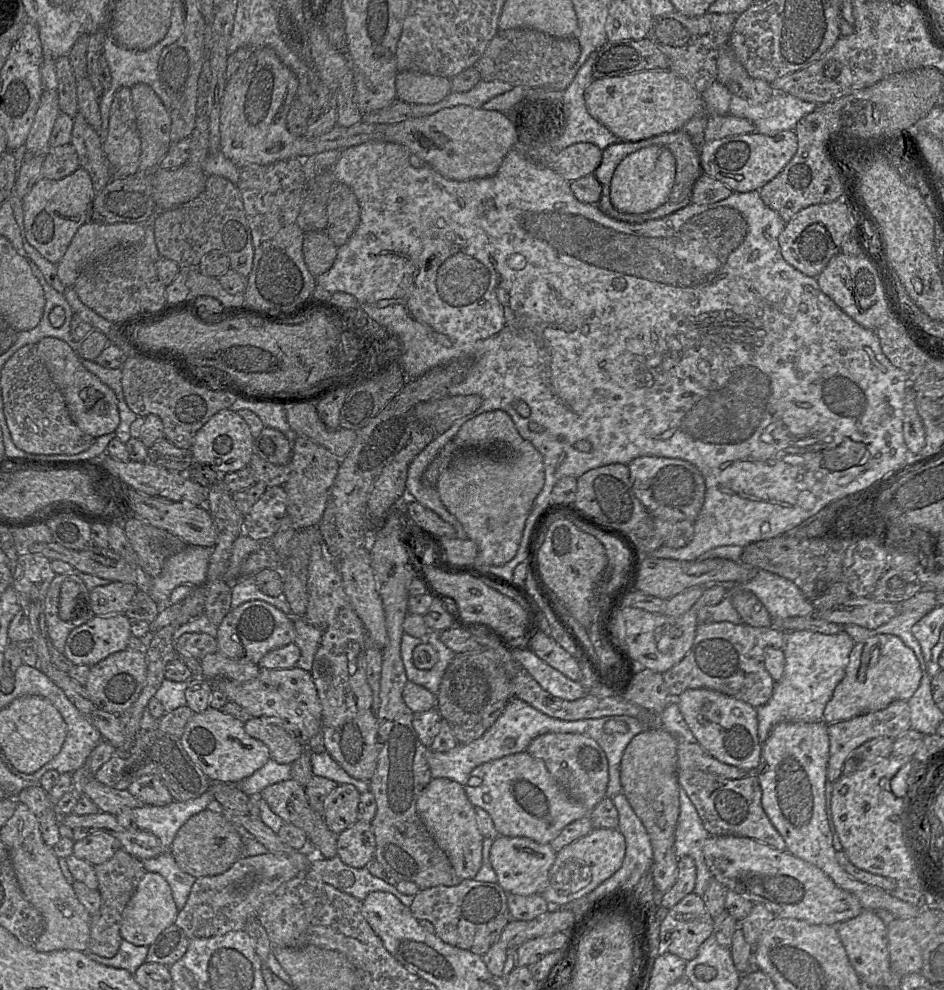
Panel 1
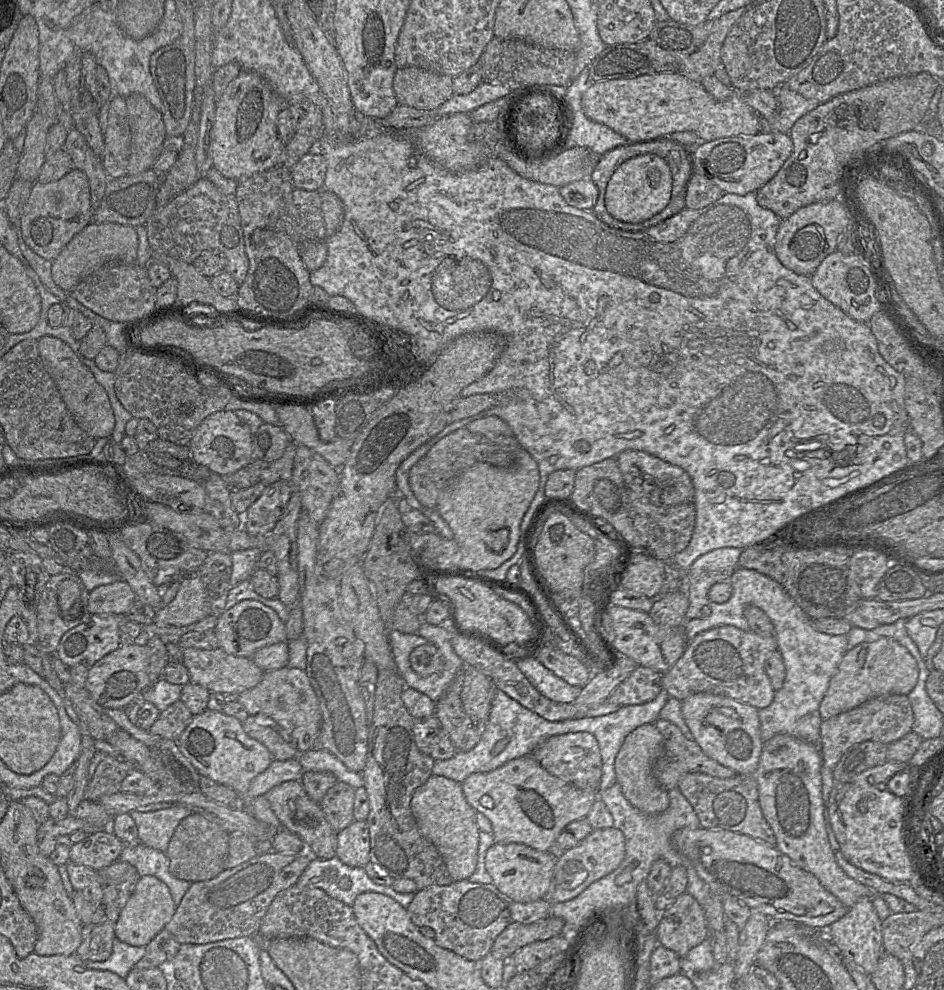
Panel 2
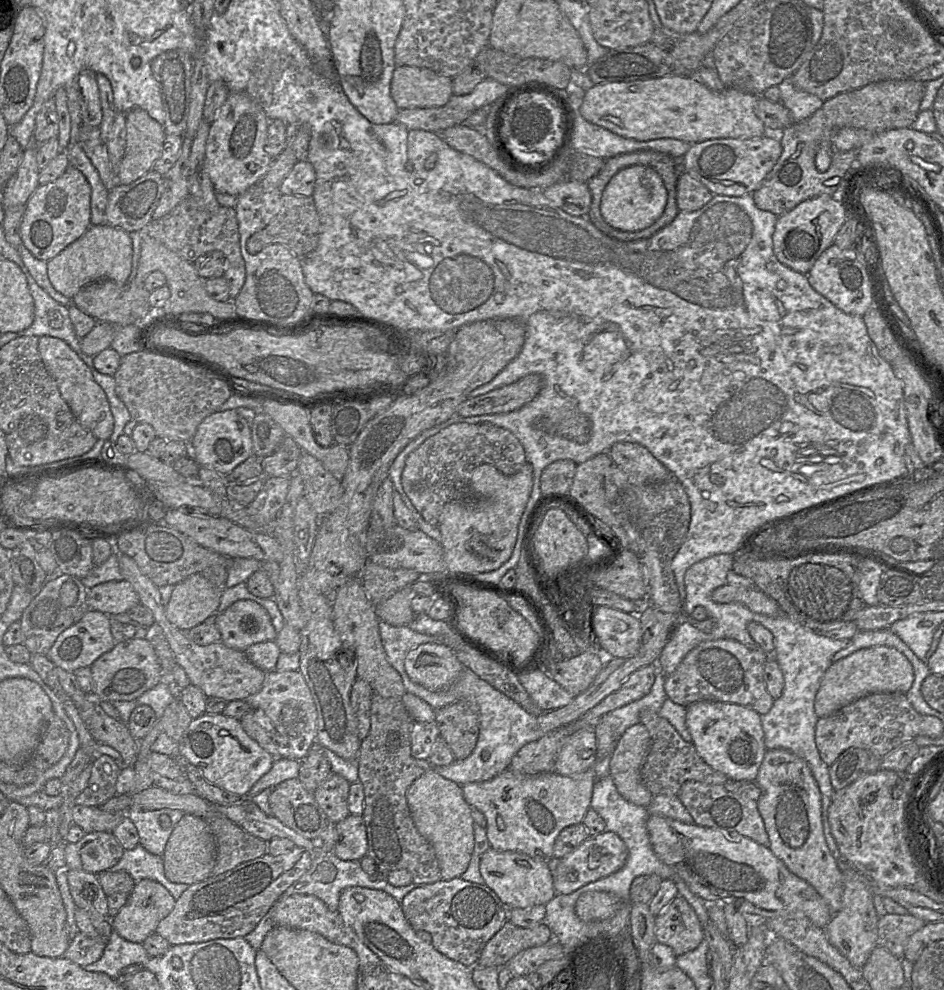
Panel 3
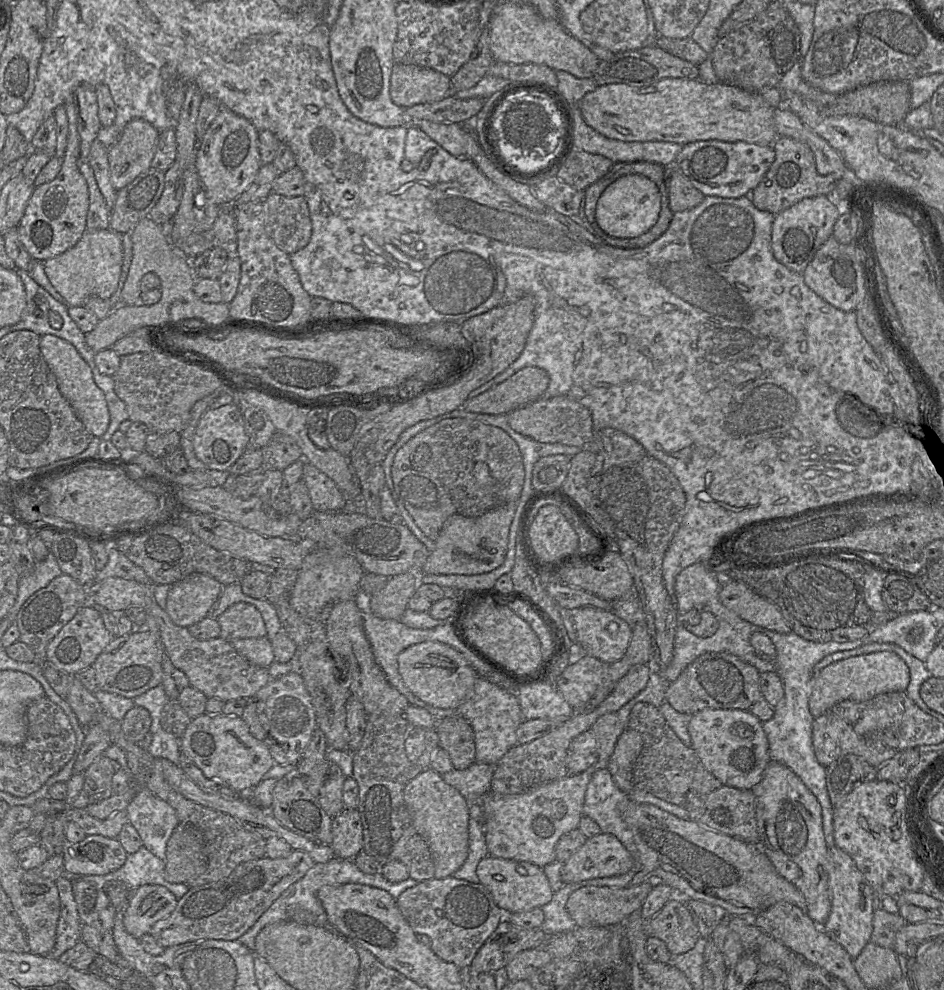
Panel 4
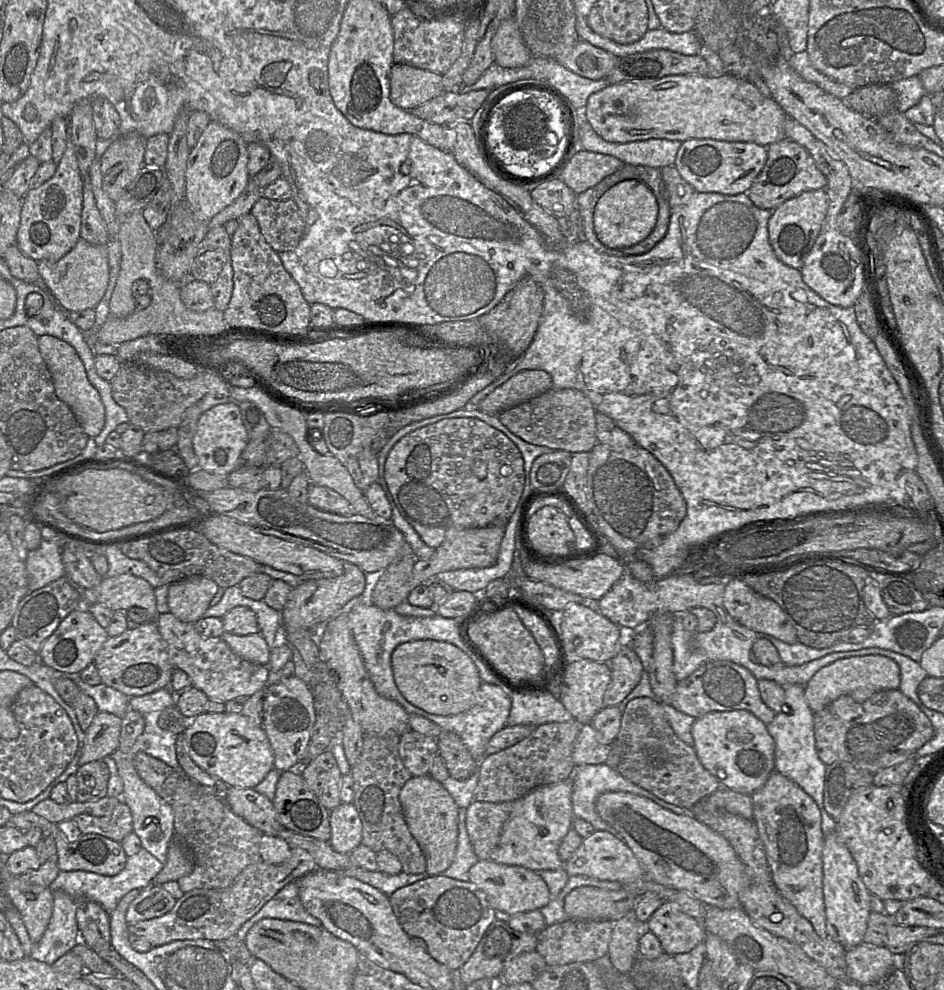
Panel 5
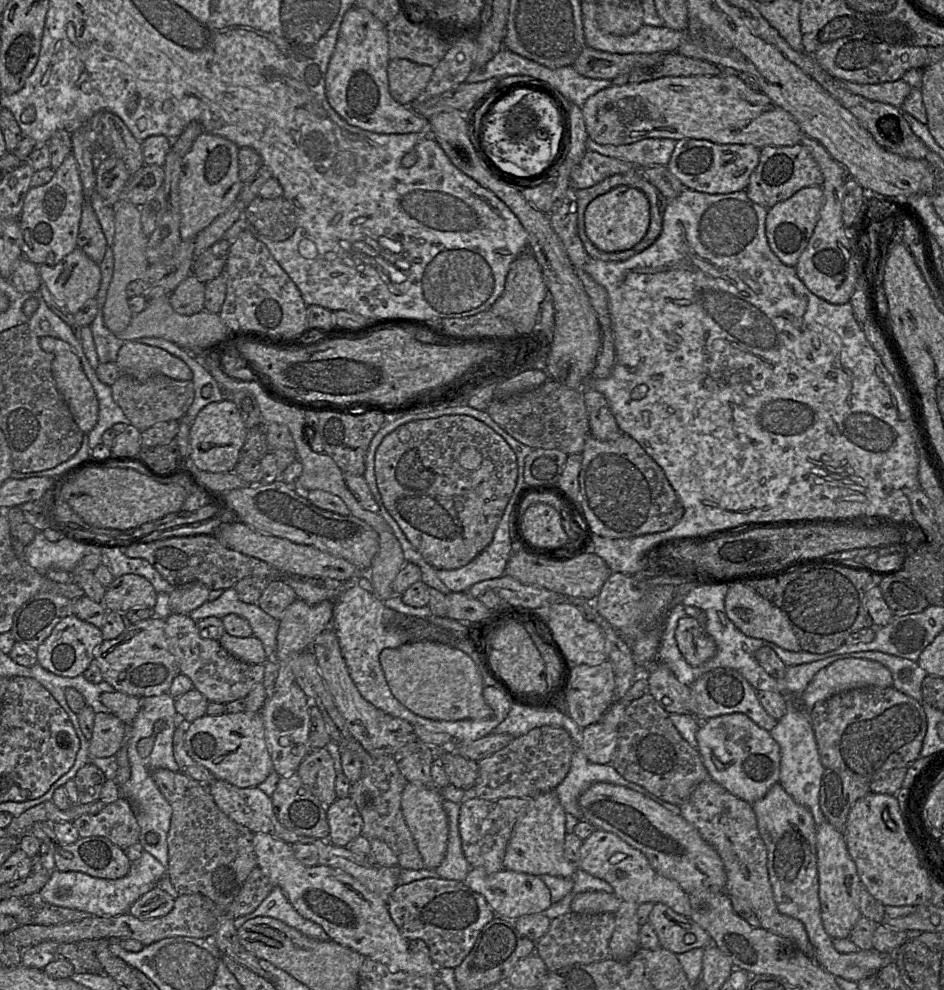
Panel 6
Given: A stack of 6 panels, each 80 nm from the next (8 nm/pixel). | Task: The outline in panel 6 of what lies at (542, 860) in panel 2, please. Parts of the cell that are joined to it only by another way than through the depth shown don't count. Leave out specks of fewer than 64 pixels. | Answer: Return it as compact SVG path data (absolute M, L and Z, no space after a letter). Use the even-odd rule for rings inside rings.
M470 868L462 883L482 895L494 913L502 915L505 919L516 920L524 915L543 913L552 904L548 887L539 876L531 874L507 869L488 873L481 868Z

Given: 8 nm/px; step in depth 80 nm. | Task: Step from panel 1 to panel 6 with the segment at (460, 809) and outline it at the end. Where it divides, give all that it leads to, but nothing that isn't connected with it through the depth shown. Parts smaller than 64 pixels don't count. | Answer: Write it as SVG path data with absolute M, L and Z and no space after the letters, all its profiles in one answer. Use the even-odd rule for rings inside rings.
M408 782L401 798L402 812L414 841L422 855L424 866L435 870L444 860L449 836L449 821L443 808L441 793L423 784Z

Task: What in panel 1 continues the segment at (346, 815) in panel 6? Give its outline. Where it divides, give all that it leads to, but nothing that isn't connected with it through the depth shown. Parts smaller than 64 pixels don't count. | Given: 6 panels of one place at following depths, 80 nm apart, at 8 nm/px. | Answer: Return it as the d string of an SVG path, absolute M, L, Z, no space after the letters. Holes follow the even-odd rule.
M357 821L337 835L337 856L352 868L363 868L374 860L375 836L371 824Z

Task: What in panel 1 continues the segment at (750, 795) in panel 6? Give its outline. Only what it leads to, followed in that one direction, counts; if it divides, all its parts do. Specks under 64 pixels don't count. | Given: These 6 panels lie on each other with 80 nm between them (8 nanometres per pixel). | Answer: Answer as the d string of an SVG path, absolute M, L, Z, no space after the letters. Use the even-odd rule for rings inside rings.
M687 689L673 699L697 740L697 743L719 761L753 772L760 761L762 744L758 739L756 708L717 691Z

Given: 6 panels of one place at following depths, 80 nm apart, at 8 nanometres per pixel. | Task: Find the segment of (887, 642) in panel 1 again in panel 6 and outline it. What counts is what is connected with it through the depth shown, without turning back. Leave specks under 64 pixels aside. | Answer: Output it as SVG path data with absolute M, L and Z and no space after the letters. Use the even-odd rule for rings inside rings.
M847 658L835 661L818 671L801 693L800 703L801 707L810 711L817 702L840 692L867 687L886 688L892 685L893 678L890 670L881 663L867 659Z

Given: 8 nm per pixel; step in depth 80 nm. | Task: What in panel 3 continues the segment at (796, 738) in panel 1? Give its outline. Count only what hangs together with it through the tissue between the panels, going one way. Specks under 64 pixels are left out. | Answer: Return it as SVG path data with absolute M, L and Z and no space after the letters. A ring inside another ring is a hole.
M768 749L755 782L760 788L758 811L769 836L769 849L790 872L813 886L835 915L842 907L842 861L827 846L821 793L807 762L789 750Z

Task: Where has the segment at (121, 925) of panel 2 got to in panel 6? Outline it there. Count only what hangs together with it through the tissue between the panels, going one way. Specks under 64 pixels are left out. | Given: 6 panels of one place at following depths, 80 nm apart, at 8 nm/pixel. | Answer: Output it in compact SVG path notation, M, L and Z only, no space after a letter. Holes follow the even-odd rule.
M159 887L136 900L129 909L129 914L140 919L148 920L167 915L174 907L175 899Z

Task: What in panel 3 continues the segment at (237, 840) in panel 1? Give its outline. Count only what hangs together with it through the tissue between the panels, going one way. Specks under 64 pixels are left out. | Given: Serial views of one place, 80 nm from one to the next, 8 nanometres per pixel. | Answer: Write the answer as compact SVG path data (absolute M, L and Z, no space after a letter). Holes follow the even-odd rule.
M185 814L167 842L163 861L165 876L173 883L193 885L211 877L216 861L216 841L208 821Z

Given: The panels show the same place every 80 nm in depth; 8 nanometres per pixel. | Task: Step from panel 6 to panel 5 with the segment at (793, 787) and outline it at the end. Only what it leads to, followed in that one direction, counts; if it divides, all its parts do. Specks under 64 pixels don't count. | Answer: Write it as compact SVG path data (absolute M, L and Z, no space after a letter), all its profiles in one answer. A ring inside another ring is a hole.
M787 685L784 688L785 703L782 712L776 713L774 719L766 725L767 731L775 743L775 770L786 776L802 788L817 804L821 813L821 829L824 836L834 833L836 822L825 811L823 805L823 789L826 765L819 759L813 731L813 714L805 696L804 686Z

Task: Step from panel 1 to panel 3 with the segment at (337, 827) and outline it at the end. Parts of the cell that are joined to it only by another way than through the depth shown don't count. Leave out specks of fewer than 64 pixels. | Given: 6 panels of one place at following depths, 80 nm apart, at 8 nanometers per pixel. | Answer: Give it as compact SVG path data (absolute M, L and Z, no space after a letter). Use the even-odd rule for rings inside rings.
M333 773L312 793L318 805L334 824L350 814L348 809L350 784L342 776Z

